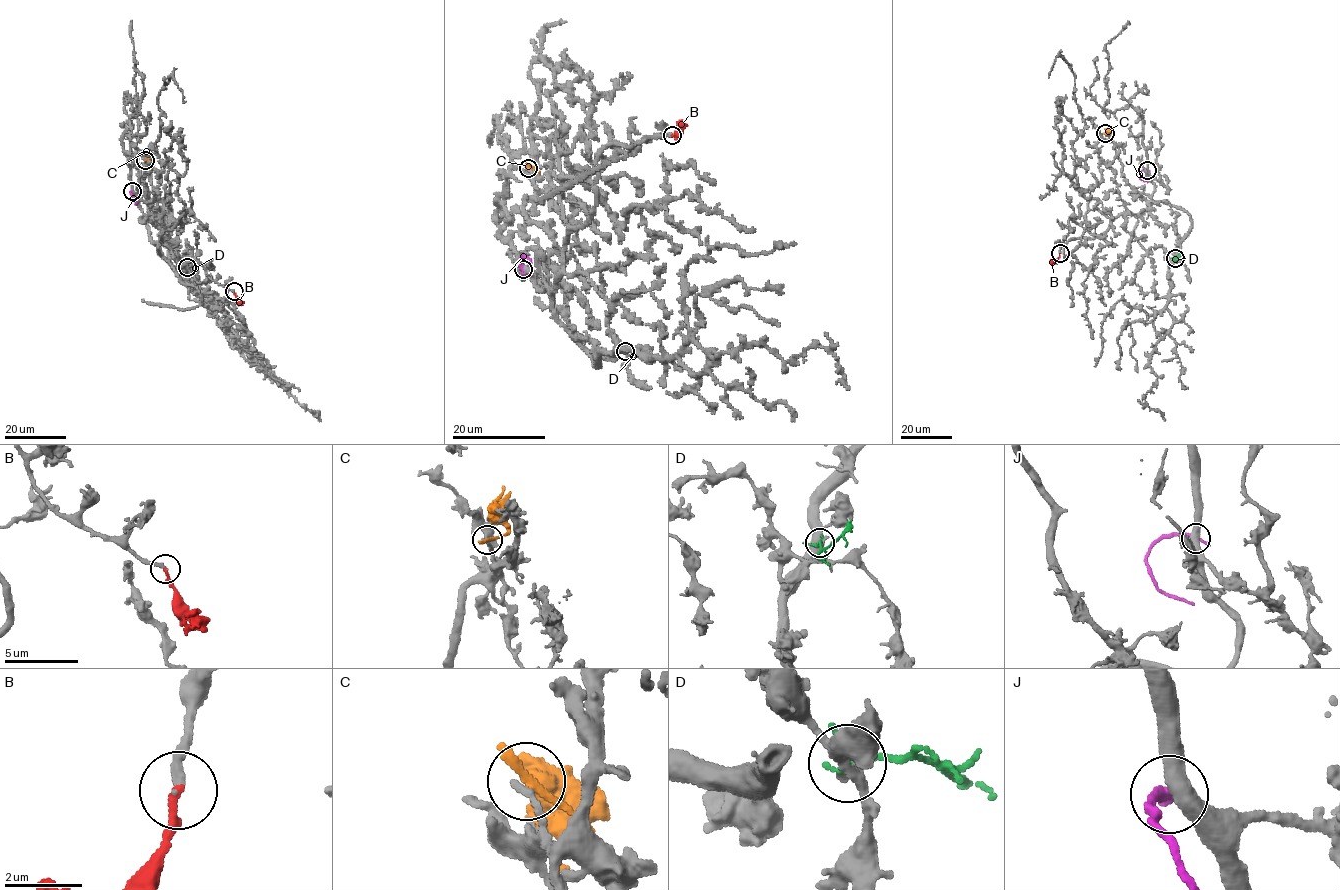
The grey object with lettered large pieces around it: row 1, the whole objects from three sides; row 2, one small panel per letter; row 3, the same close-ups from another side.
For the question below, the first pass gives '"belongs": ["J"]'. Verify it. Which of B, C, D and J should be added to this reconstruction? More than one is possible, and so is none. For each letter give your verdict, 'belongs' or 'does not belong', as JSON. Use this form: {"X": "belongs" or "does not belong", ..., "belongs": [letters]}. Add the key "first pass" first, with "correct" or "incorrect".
{"first pass": "incorrect", "B": "belongs", "C": "does not belong", "D": "does not belong", "J": "does not belong", "belongs": ["B"]}

